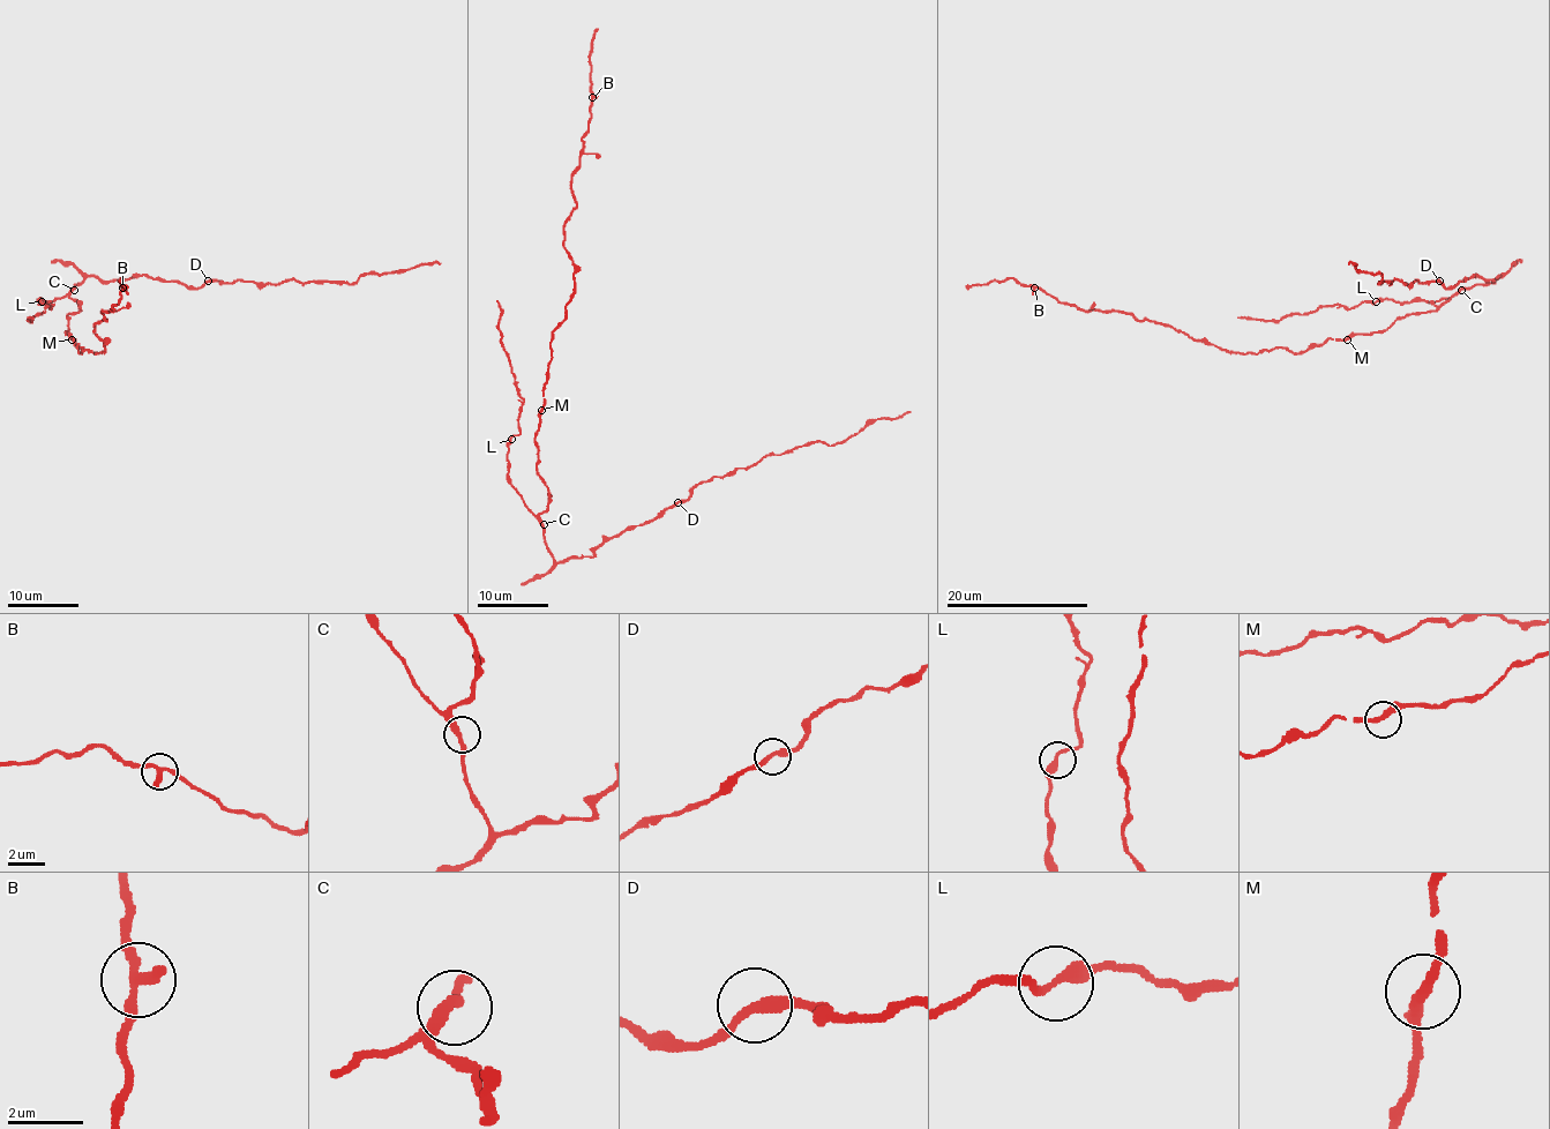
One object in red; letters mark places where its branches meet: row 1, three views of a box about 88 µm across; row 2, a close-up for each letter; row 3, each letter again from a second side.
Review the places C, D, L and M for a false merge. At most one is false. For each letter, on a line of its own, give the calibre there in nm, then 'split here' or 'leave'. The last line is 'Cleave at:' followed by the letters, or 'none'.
C: 280 nm thick; leave
D: 280 nm thick; leave
L: 280 nm thick; leave
M: 280 nm thick; leave
Cleave at: none

